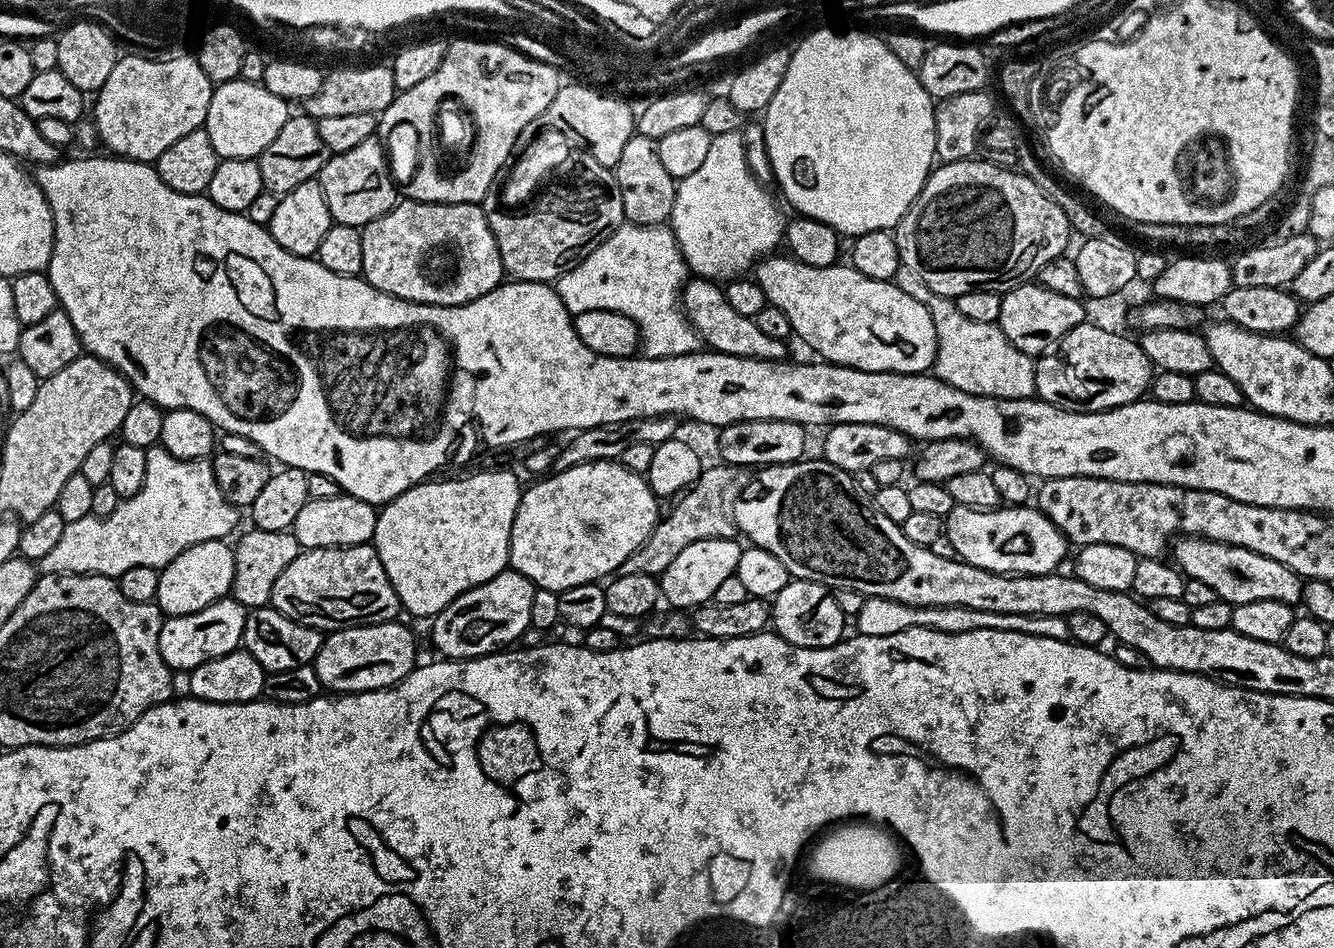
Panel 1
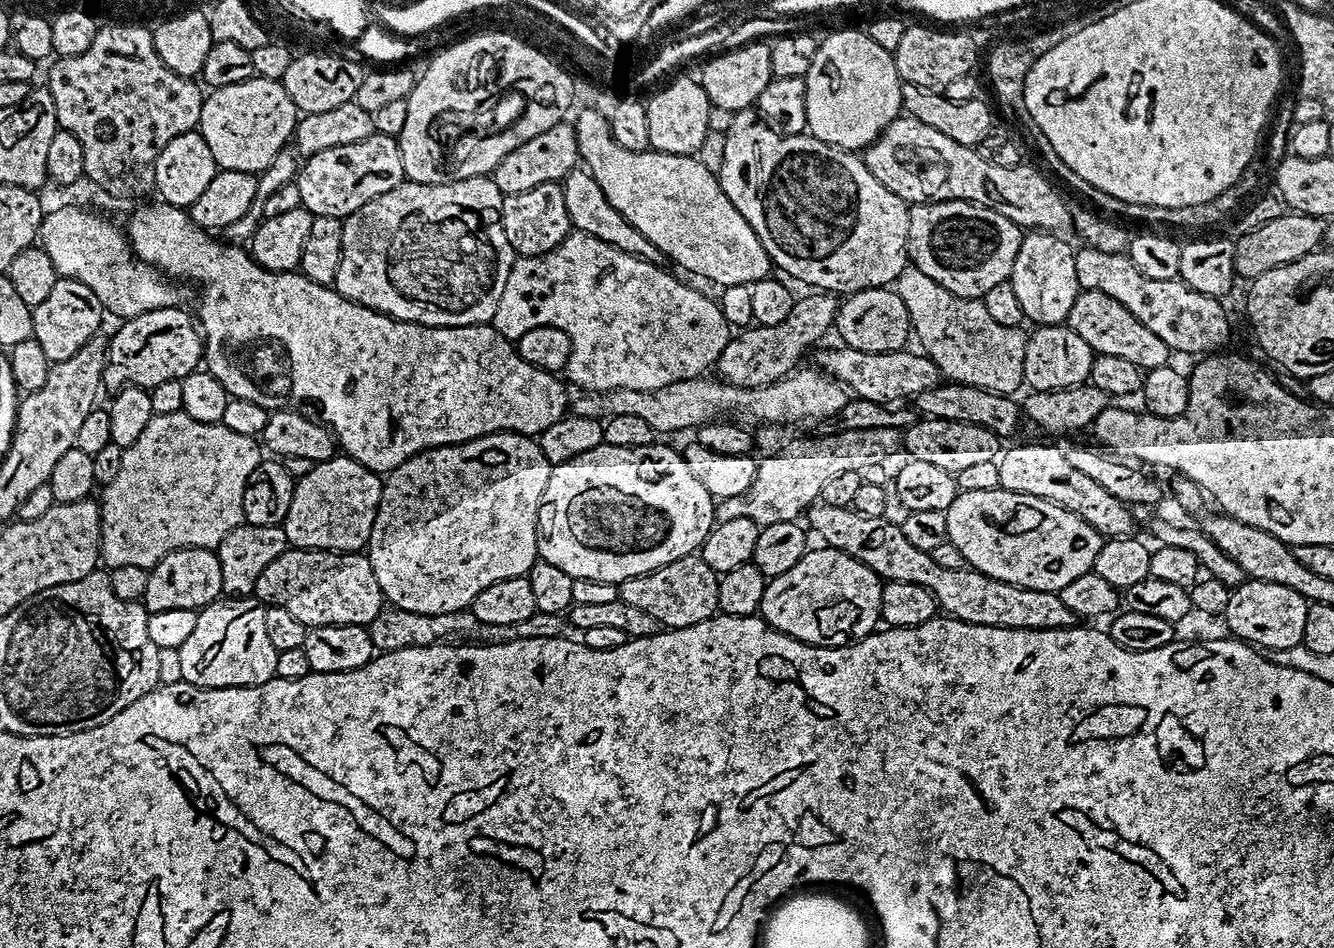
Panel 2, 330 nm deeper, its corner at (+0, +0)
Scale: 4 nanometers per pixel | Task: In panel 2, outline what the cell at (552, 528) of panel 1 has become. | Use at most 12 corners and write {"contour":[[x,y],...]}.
{"contour":[[660,443],[555,465],[539,559],[618,586],[693,555],[714,497]]}

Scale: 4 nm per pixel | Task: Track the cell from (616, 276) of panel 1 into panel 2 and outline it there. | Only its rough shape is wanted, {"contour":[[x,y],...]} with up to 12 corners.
{"contour":[[573,231],[520,256],[490,324],[558,326],[580,390],[715,365],[715,299]]}

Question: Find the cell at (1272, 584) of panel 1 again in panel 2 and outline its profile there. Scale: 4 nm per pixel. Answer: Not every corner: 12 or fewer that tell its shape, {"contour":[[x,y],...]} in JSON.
{"contour":[[1016,444],[1000,487],[1054,502],[1104,538],[1137,531],[1133,509],[1074,470],[1063,447]]}

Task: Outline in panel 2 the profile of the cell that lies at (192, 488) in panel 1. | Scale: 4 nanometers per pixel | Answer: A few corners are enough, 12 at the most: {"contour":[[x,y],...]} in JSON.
{"contour":[[153,415],[103,489],[100,555],[151,569],[244,523],[253,437]]}

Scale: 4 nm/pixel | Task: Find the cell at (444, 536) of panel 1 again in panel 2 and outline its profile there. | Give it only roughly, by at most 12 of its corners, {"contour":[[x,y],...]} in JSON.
{"contour":[[491,432],[387,473],[389,605],[463,612],[527,576],[553,465]]}

